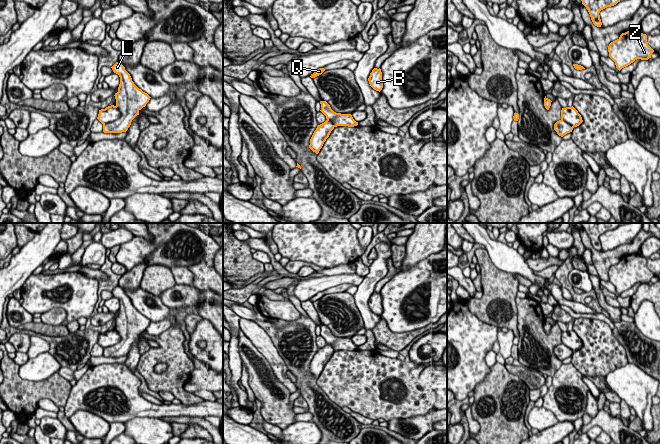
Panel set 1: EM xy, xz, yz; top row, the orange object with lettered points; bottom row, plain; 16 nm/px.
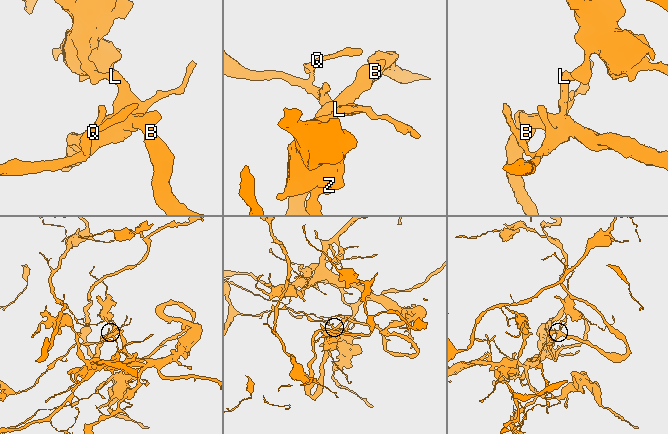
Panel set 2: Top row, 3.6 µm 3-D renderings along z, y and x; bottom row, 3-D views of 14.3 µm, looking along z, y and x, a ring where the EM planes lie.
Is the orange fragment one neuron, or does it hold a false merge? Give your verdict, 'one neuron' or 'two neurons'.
two neurons

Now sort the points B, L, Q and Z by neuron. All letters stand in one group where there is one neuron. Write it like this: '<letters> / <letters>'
B / L Q Z

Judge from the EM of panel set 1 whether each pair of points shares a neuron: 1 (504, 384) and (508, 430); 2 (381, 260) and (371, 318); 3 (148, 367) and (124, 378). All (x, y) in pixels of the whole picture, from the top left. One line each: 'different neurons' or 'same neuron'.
1: same neuron
2: same neuron
3: different neurons

